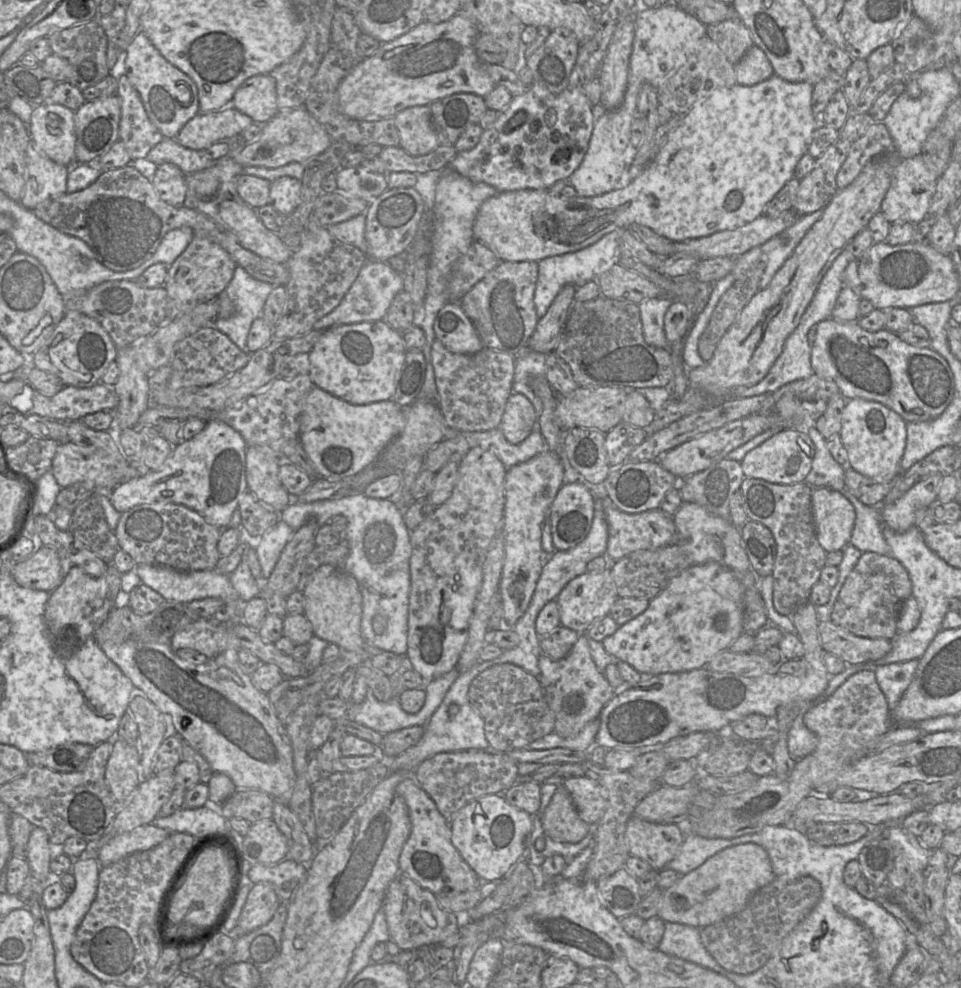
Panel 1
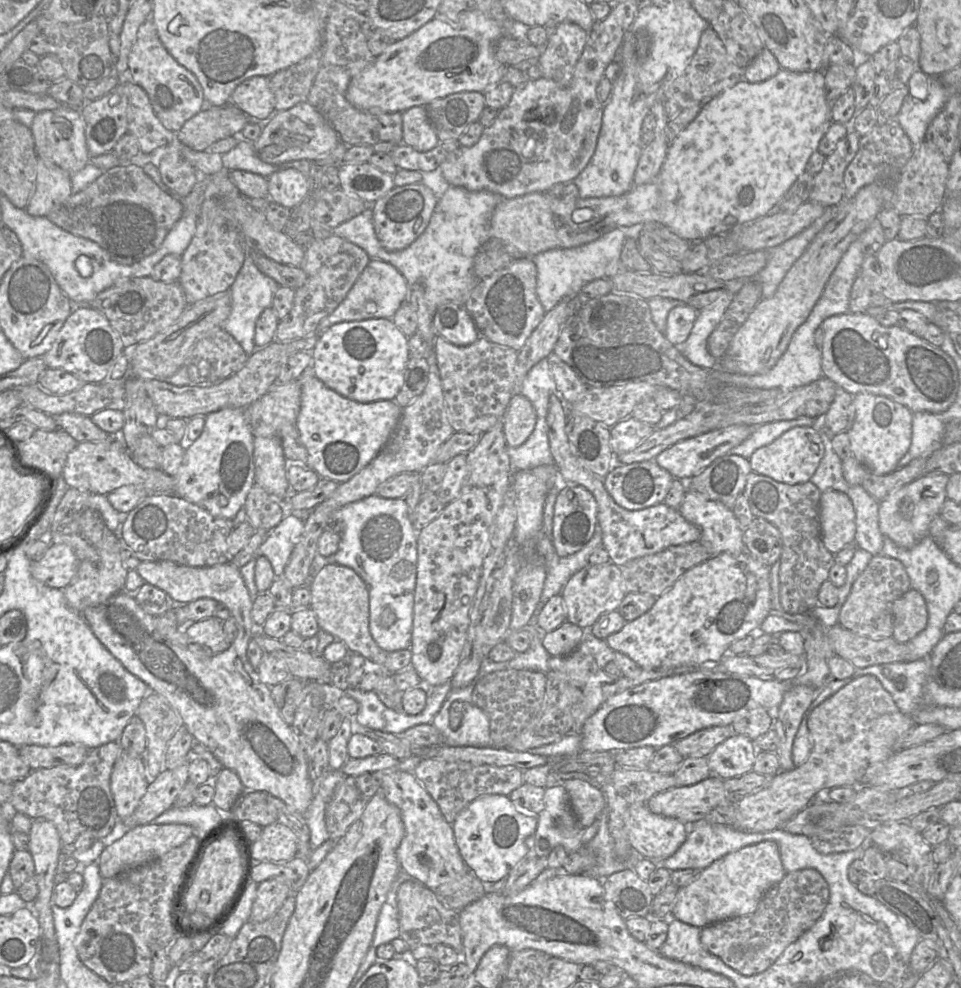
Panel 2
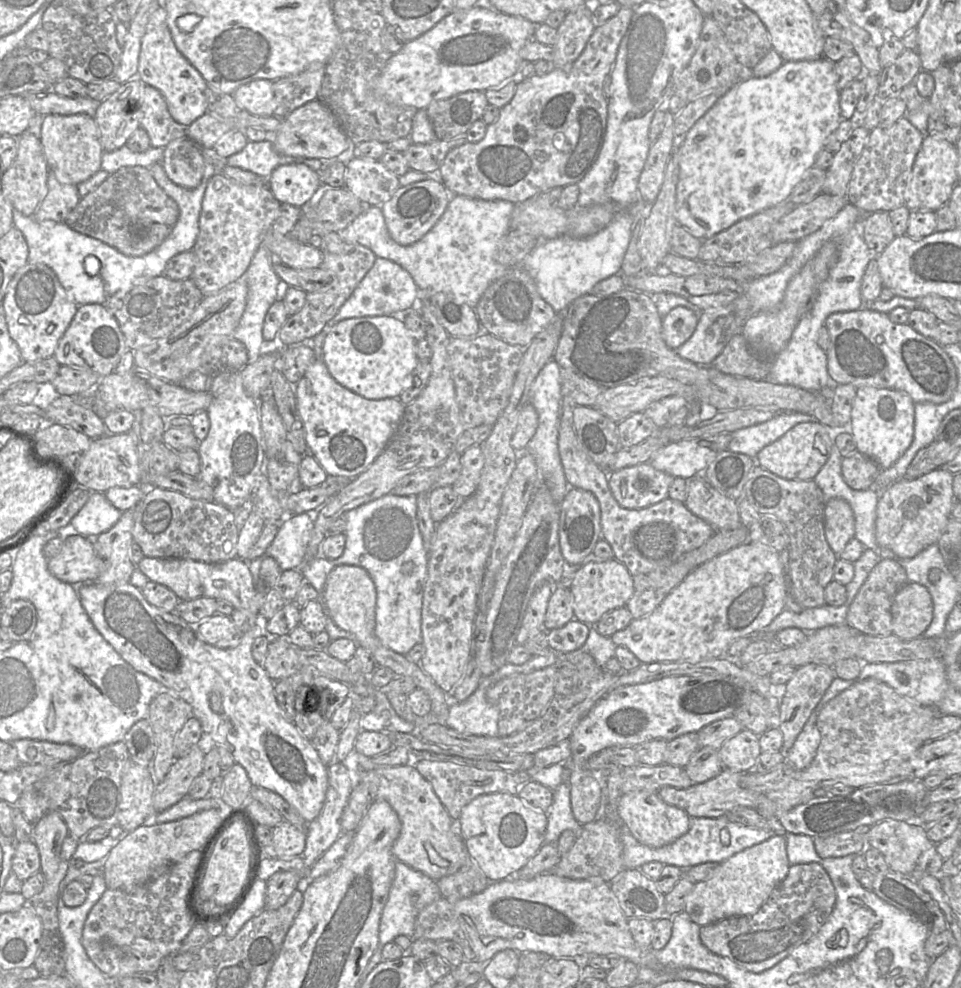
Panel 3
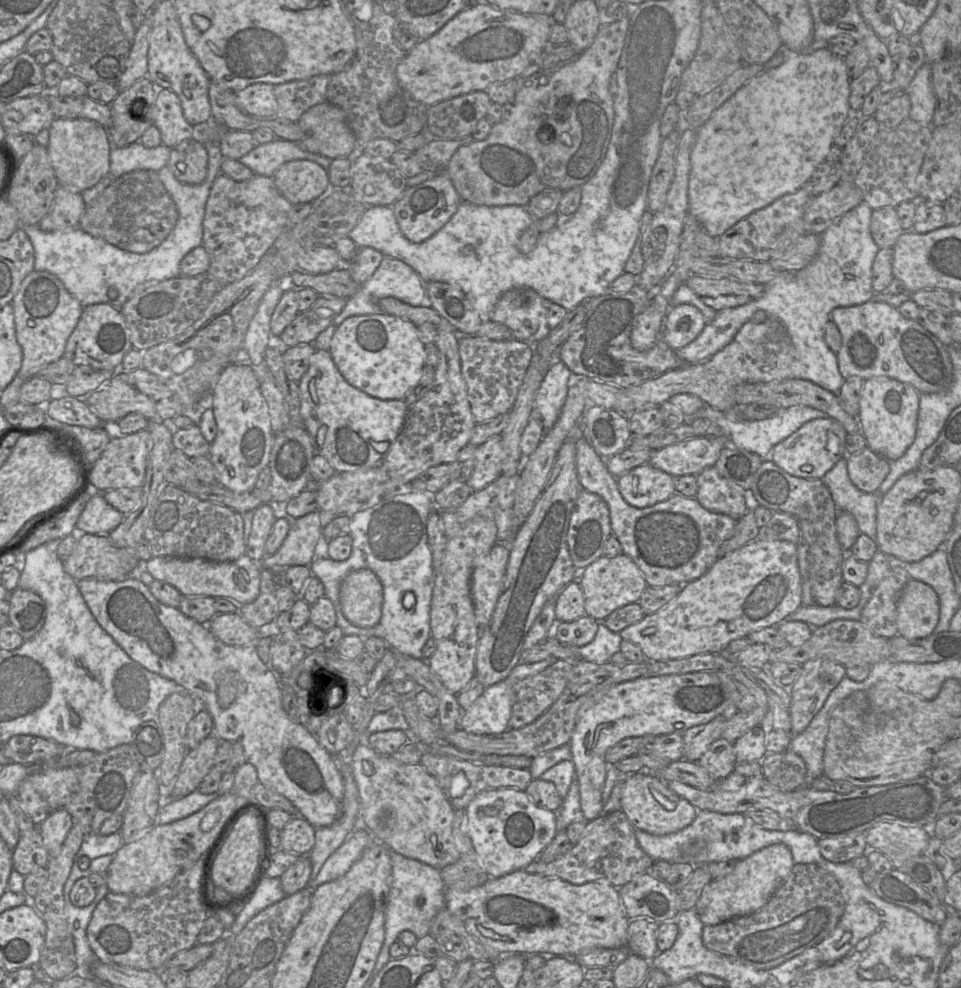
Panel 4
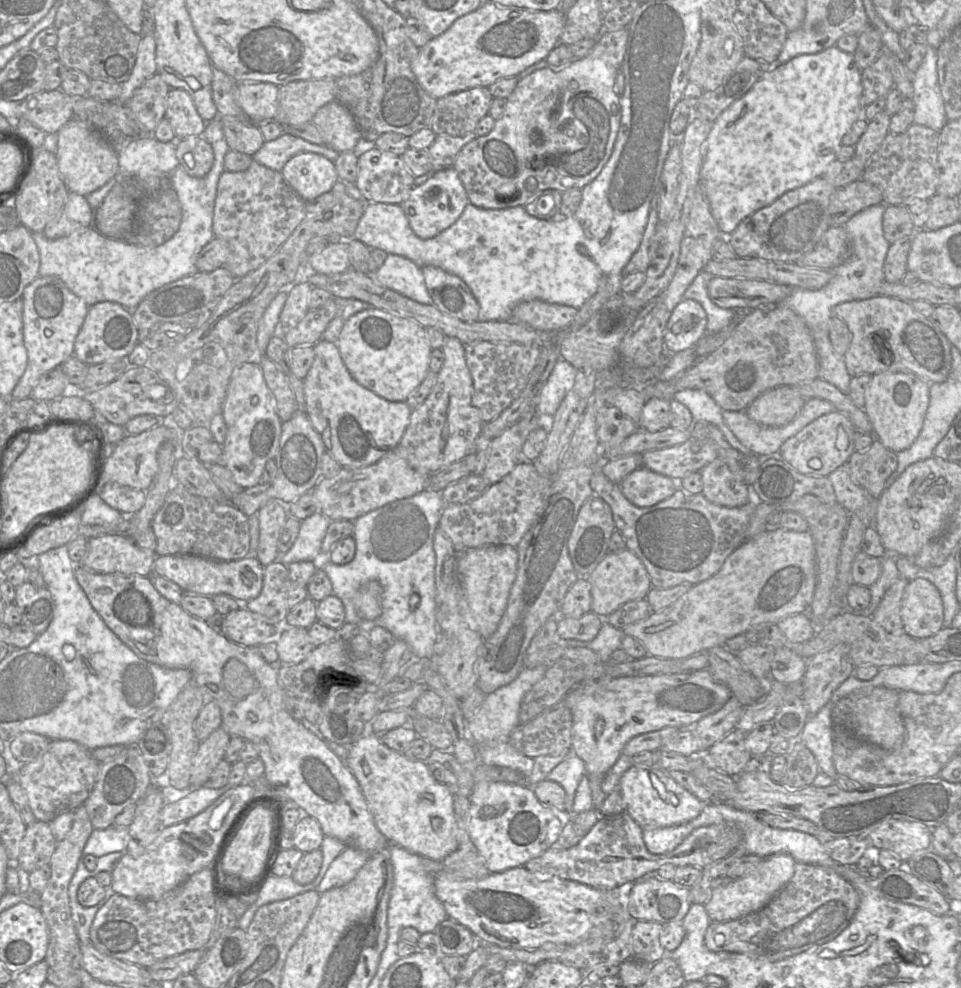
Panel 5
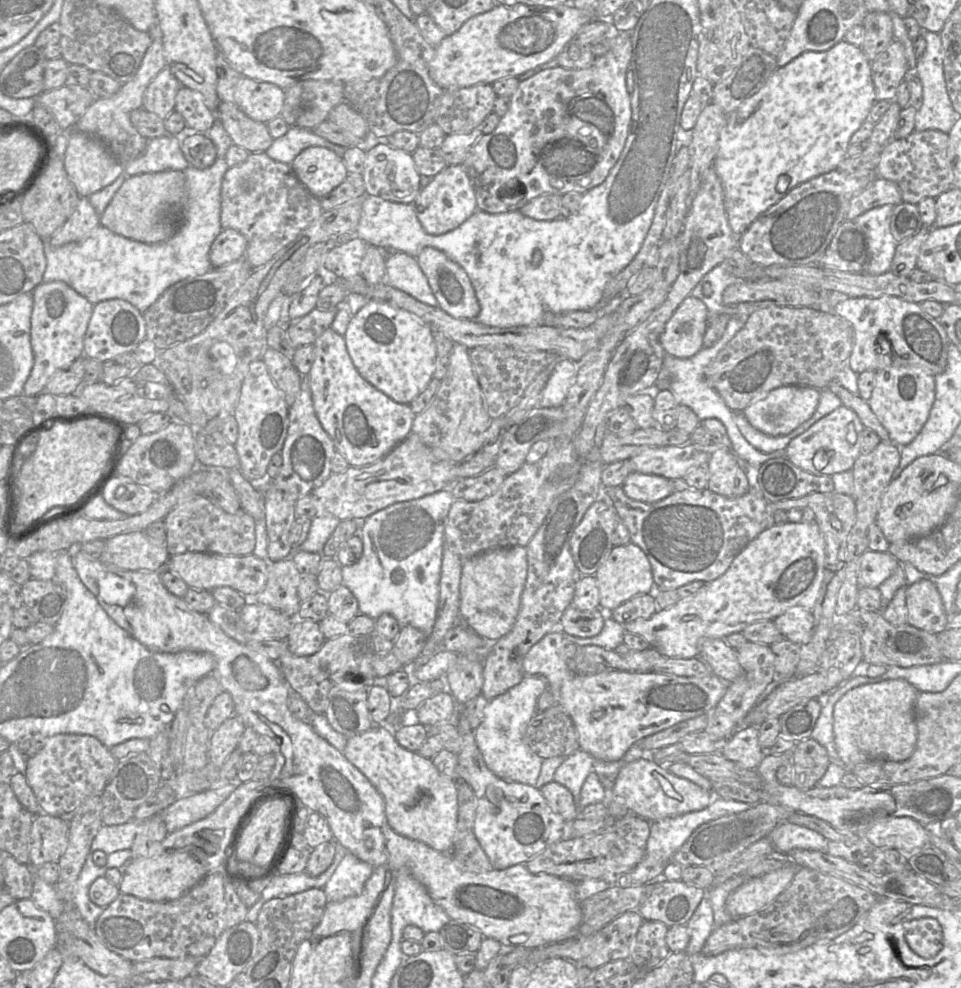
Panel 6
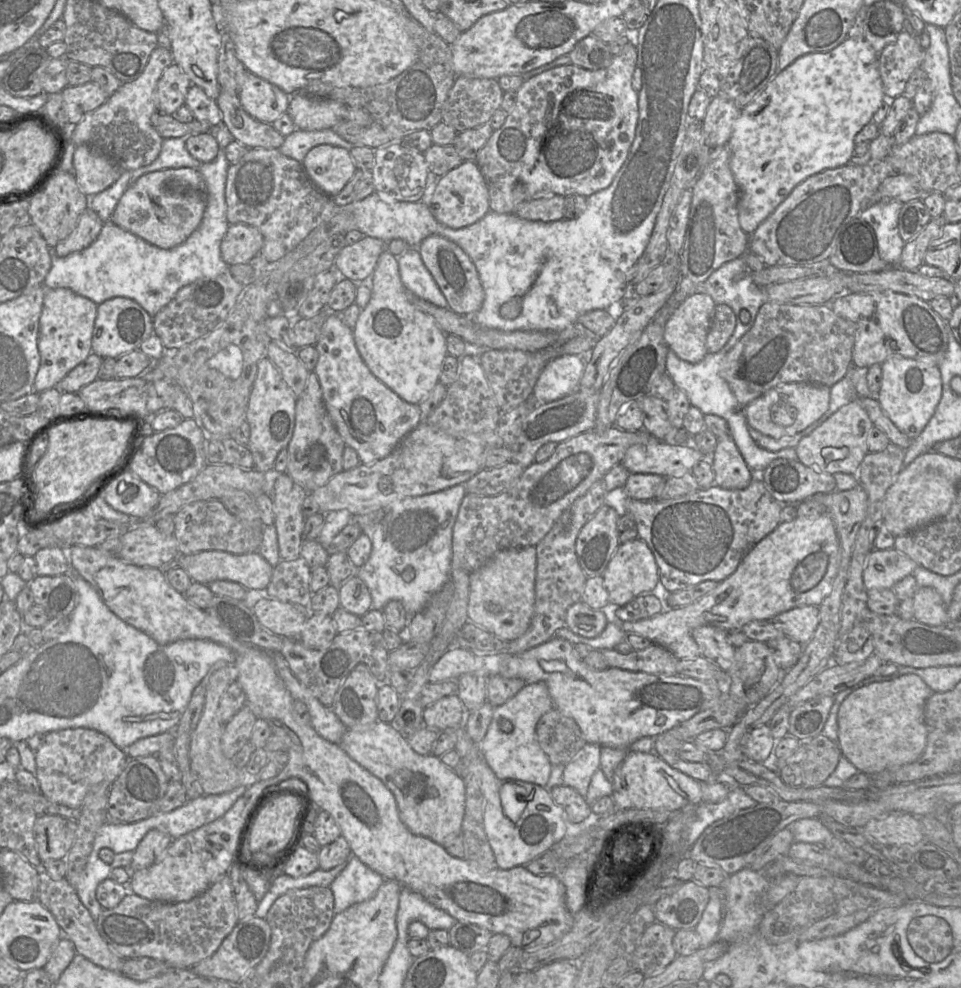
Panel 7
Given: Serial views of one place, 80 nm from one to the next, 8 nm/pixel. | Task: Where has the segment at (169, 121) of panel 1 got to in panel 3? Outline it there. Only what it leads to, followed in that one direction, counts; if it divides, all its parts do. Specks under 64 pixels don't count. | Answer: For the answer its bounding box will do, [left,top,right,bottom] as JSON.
[136,6,208,126]

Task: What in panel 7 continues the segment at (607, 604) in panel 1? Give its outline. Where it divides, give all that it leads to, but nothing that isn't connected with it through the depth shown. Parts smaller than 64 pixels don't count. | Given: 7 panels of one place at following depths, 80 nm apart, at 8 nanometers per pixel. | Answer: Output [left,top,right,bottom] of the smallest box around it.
[602,537,660,607]

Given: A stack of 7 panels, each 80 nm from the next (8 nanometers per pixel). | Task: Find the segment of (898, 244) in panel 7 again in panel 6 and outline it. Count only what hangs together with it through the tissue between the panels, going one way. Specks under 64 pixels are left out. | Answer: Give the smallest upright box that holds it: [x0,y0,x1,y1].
[853,204,898,275]

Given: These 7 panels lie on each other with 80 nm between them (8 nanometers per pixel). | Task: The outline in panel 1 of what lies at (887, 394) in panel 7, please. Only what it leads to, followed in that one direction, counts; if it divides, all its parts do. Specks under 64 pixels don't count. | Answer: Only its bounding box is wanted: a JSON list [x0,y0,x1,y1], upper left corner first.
[839,400,907,482]

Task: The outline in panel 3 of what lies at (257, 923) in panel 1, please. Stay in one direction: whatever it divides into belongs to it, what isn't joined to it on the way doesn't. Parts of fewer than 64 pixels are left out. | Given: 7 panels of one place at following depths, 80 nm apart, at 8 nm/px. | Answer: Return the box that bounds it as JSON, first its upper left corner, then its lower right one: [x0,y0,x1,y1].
[265,871,303,910]

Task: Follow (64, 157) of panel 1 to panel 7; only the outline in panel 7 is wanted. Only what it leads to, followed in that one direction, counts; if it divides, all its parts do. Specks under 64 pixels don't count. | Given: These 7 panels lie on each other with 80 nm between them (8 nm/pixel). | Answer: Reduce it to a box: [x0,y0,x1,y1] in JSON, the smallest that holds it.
[73,145,123,197]

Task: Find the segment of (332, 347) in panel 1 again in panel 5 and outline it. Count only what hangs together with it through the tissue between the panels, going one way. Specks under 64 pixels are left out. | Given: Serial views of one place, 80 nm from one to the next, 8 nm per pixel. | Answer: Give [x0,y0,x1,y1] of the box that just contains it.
[335,307,432,401]

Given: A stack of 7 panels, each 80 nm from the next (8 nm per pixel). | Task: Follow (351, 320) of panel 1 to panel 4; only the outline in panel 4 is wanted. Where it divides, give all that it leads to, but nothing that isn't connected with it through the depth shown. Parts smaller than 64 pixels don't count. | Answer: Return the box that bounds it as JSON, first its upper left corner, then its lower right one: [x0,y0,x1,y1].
[332,256,432,327]

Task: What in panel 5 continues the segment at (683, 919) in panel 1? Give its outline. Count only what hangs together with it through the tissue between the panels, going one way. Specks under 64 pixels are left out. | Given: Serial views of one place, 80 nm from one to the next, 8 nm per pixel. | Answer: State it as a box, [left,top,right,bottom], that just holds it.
[704,853,795,922]

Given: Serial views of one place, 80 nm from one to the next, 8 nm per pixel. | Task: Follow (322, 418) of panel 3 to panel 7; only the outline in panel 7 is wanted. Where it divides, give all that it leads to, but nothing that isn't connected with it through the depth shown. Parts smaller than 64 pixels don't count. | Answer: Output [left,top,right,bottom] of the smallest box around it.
[313,313,424,464]

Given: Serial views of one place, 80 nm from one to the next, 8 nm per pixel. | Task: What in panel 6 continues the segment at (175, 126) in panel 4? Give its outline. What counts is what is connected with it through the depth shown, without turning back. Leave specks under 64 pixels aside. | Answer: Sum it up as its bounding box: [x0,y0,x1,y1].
[174,87,218,133]

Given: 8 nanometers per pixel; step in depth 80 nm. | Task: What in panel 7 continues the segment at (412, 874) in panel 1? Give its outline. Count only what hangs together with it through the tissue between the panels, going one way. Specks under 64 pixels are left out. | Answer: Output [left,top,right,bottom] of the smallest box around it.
[340,720,465,847]

